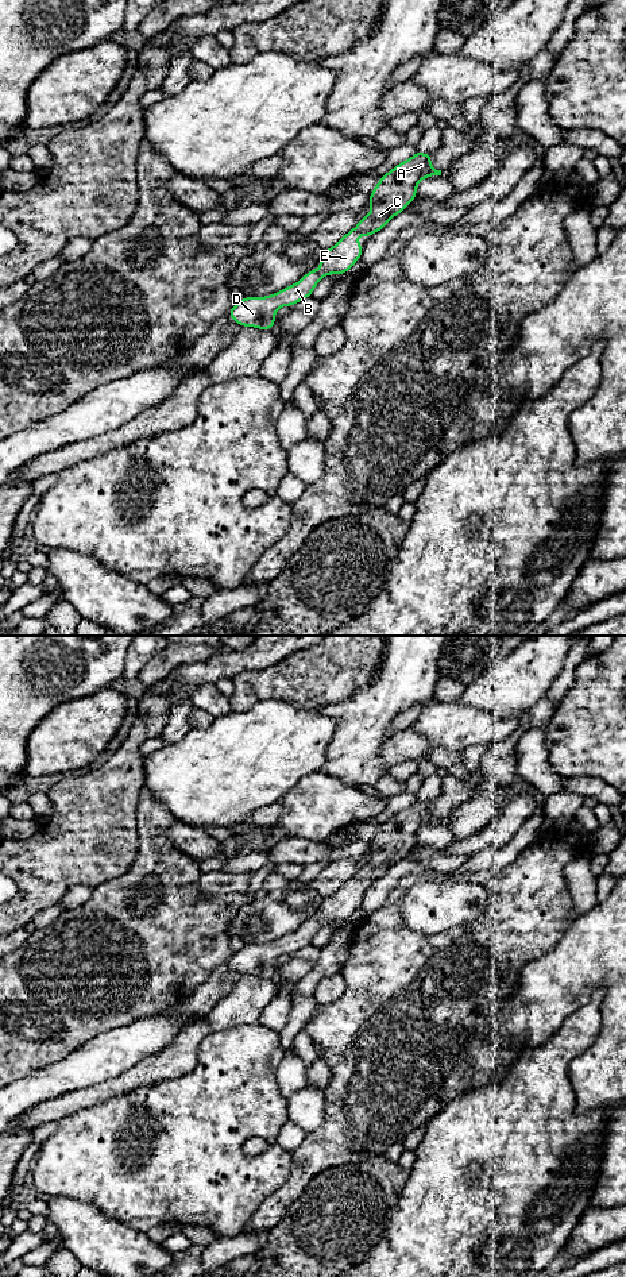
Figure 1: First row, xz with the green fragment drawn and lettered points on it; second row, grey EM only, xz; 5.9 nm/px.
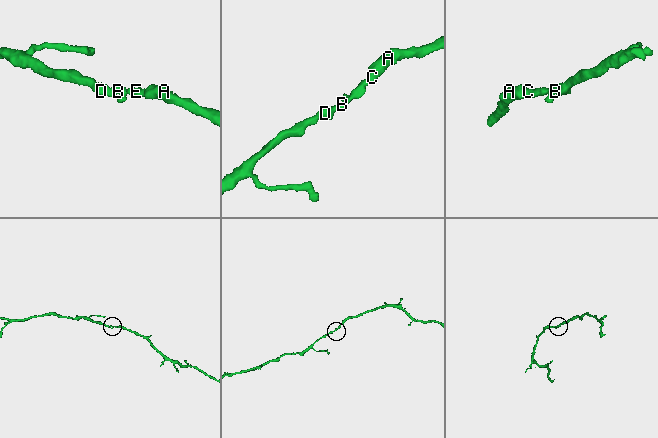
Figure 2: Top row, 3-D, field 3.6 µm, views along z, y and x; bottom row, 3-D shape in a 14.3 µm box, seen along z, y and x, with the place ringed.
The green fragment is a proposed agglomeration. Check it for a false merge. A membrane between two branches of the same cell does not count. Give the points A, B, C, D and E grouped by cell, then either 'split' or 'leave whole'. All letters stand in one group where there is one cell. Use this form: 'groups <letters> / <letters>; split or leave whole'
groups A B C D E; leave whole

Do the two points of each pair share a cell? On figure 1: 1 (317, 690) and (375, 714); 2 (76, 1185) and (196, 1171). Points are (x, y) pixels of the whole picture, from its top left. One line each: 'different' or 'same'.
1: different
2: same

